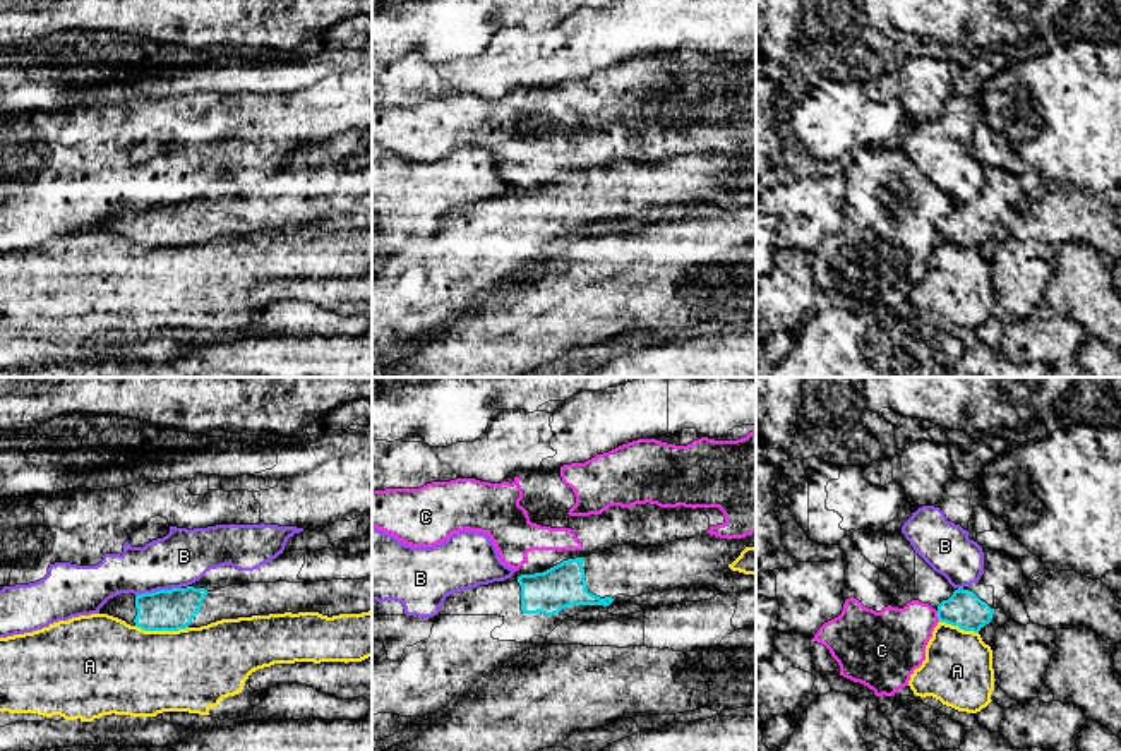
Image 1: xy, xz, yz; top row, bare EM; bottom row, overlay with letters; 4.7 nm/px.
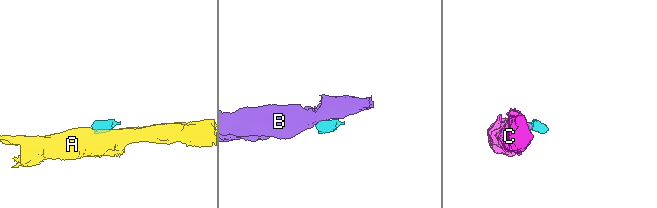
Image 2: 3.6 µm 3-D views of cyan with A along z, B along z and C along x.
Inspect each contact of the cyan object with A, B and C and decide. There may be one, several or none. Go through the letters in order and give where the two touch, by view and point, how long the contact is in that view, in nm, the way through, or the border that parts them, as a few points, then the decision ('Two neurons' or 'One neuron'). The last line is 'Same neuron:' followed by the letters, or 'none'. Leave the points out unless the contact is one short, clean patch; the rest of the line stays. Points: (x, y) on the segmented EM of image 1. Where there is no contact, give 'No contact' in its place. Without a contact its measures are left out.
A: Touches cyan at xy (161, 630). Shared border 240 nm. Boundary: xy (136, 624), (144, 630), (187, 628). Two neurons
B: Touches cyan at xy (158, 590). Shared border 220 nm. Boundary: xy (180, 587), (136, 595). Two neurons
C: Touches cyan at yz (938, 616). Shared border 50 nm. Boundary: yz (936, 611), (940, 619). Two neurons
Same neuron: none

